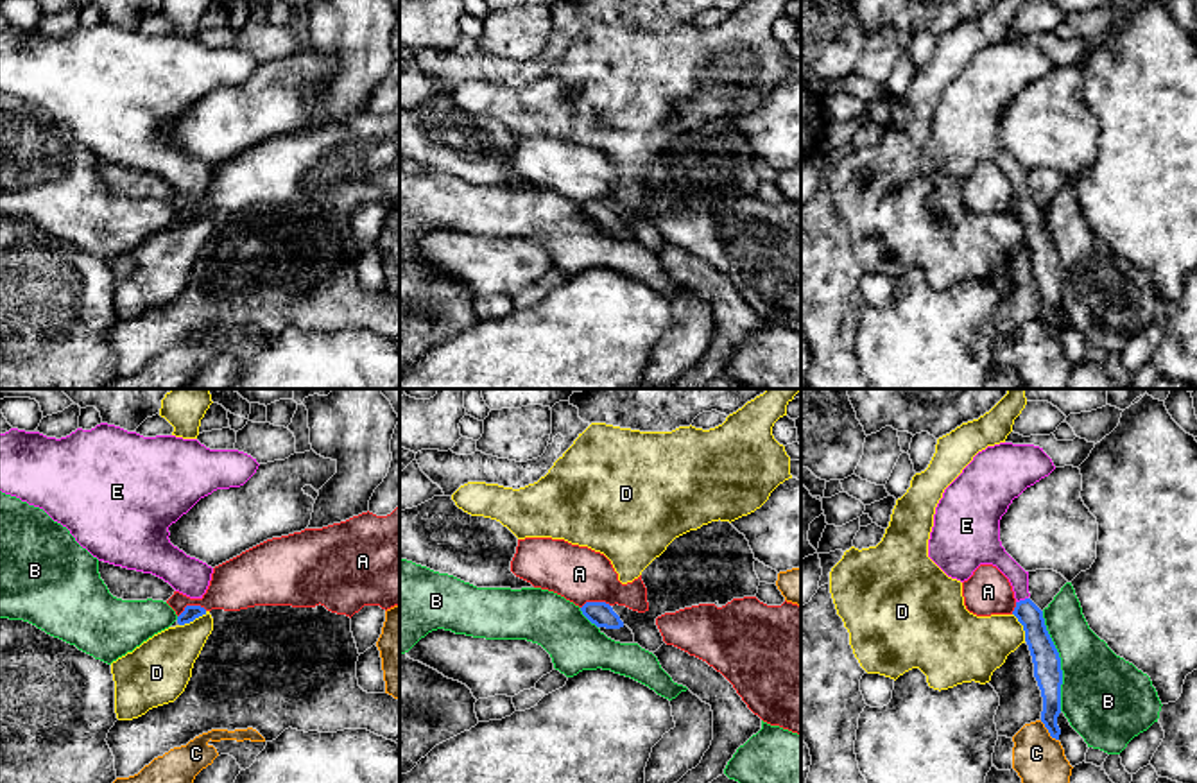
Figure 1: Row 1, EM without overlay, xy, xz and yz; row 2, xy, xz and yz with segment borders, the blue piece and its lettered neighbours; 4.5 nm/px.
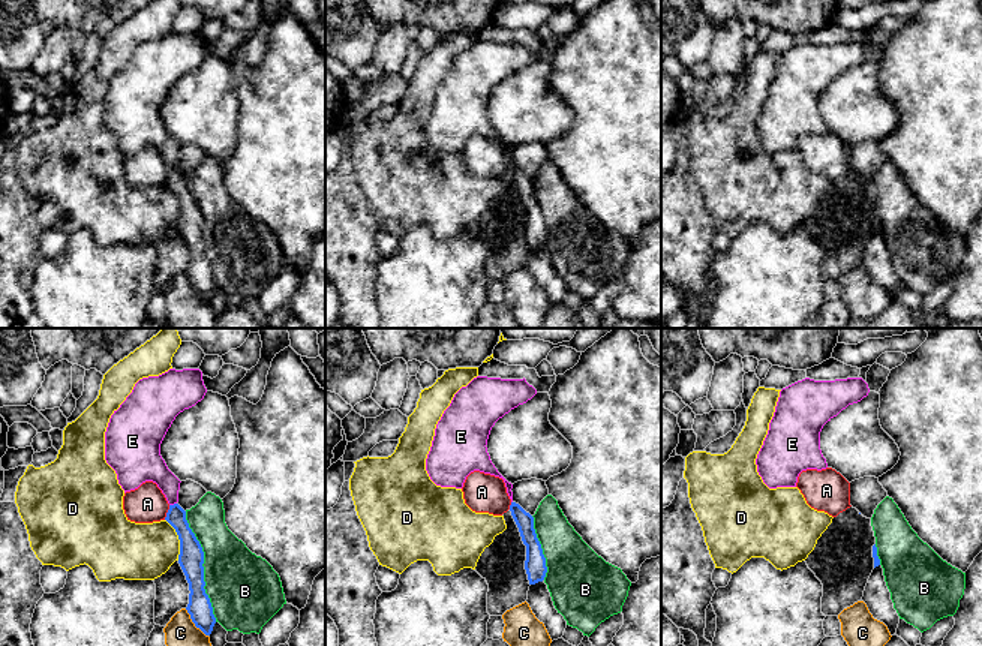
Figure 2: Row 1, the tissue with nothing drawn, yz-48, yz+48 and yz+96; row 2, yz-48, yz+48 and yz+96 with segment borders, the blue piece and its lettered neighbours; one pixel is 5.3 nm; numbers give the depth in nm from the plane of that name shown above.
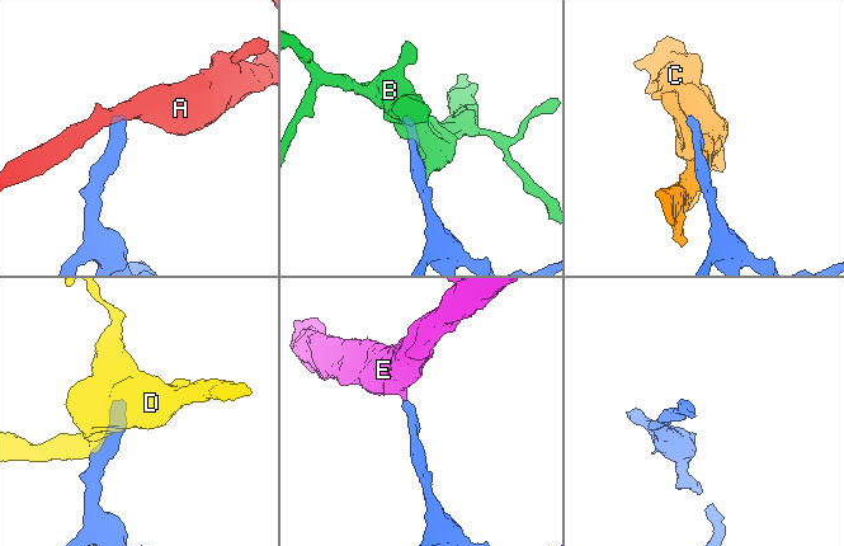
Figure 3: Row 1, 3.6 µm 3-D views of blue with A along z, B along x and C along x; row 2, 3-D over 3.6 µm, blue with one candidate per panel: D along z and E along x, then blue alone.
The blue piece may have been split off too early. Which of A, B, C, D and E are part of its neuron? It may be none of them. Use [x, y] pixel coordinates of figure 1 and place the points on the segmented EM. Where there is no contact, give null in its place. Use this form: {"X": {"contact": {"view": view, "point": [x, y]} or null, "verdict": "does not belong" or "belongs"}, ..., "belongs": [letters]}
{"A": {"contact": {"view": "xy", "point": [190, 606]}, "verdict": "does not belong"}, "B": {"contact": {"view": "yz", "point": [1059, 662]}, "verdict": "does not belong"}, "C": {"contact": {"view": "yz", "point": [1049, 731]}, "verdict": "does not belong"}, "D": {"contact": {"view": "xy", "point": [192, 620]}, "verdict": "does not belong"}, "E": {"contact": {"view": "yz", "point": [1022, 601]}, "verdict": "belongs"}, "belongs": ["E"]}

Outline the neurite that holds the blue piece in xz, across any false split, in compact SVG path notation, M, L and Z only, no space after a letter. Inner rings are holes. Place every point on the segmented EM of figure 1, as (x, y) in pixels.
M586 602L581 607L581 611L597 627L606 627L606 629L624 627L624 622L620 620L620 616L606 602Z

